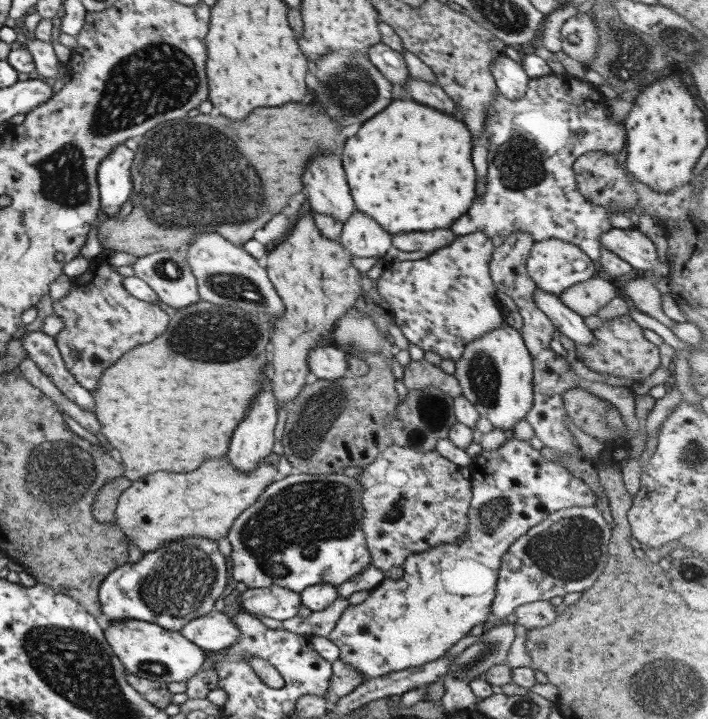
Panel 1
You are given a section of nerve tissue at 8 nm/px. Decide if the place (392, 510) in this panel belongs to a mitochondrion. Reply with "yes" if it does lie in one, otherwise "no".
yes

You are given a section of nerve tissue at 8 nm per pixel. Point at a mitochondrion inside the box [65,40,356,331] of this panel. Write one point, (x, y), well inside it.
(209, 184)

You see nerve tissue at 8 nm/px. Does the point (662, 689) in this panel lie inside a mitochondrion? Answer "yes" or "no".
yes

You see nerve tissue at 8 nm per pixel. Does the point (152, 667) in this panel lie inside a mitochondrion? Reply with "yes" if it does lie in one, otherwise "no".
yes

